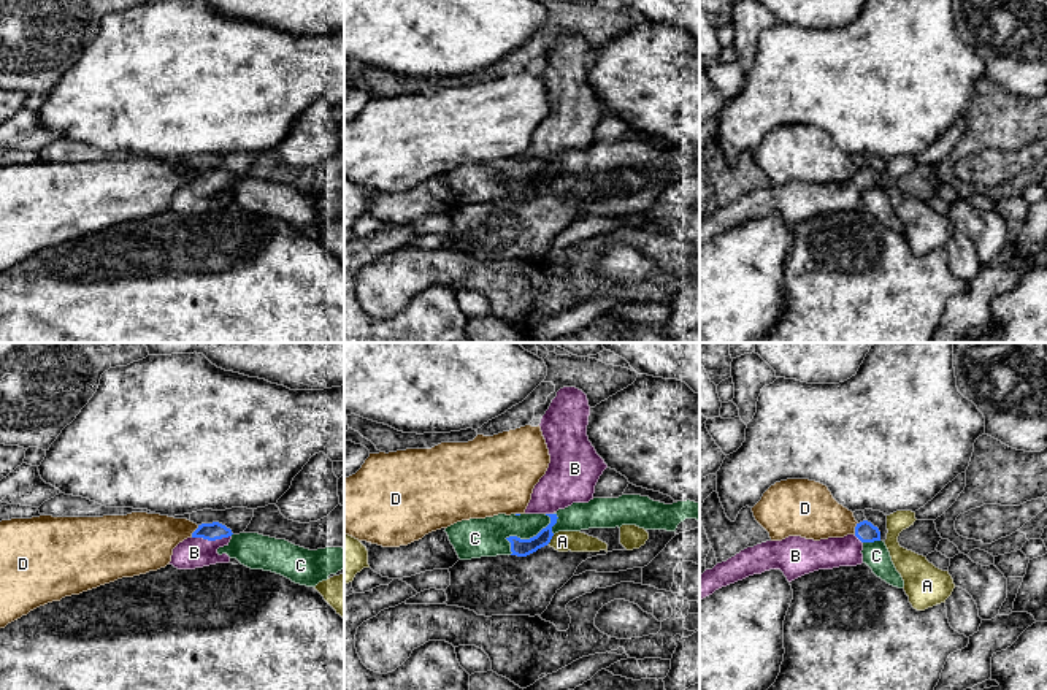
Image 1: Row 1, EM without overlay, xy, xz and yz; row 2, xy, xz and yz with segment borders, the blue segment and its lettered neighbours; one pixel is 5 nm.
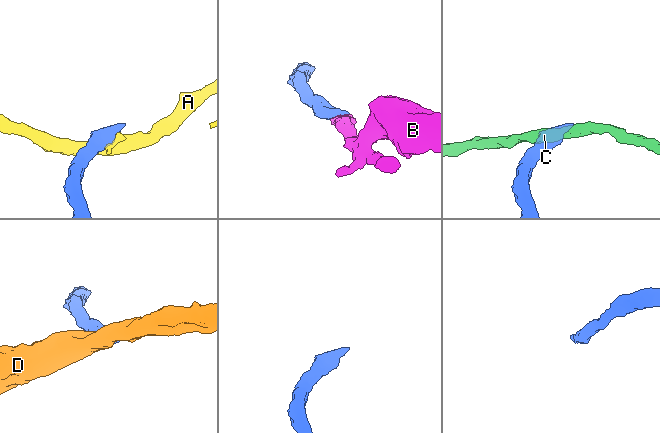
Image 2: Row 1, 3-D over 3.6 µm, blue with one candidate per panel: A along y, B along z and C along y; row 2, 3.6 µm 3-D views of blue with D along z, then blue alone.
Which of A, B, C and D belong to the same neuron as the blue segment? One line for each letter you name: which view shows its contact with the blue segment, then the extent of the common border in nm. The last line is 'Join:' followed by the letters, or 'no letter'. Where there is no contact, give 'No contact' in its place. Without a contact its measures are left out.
B: Touches blue in xy. Shared border 200 nm
Join: B

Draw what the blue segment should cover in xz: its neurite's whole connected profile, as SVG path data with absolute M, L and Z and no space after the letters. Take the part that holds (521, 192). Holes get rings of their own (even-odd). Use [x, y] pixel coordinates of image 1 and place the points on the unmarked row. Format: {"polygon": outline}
{"polygon": "M576 32L560 33L543 60L539 71L550 108L535 130L525 159L546 159L550 168L530 184L506 182L511 187L511 200L527 201L547 190L558 163L555 157L573 148L593 144L595 130L608 109L589 86L589 60L587 40Z"}

